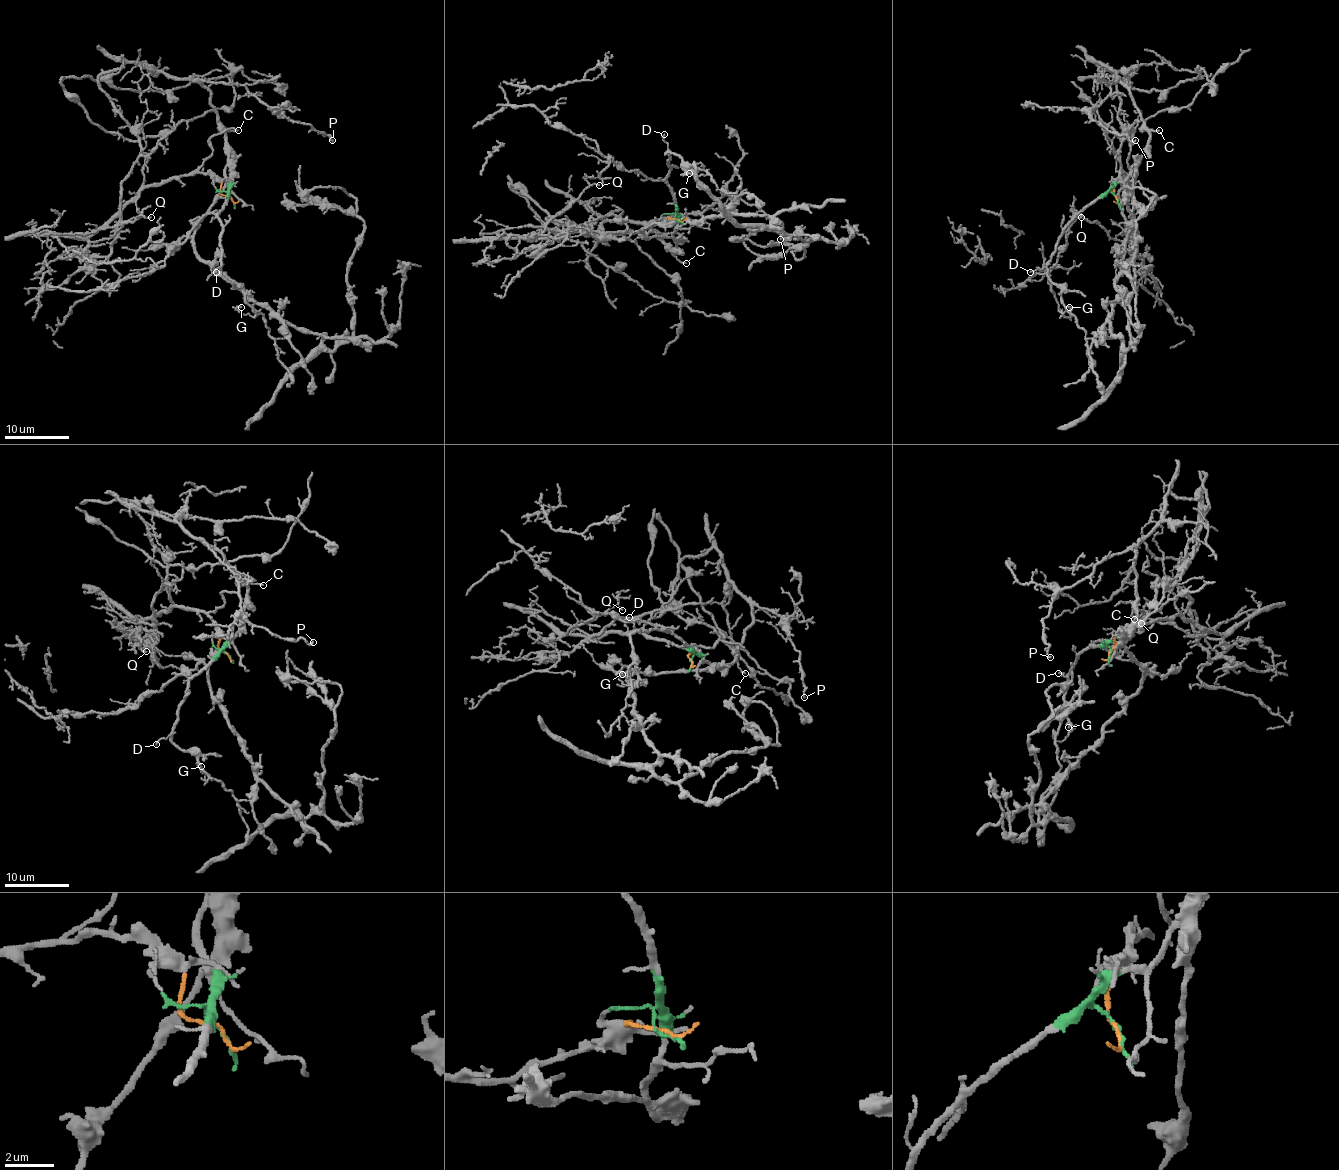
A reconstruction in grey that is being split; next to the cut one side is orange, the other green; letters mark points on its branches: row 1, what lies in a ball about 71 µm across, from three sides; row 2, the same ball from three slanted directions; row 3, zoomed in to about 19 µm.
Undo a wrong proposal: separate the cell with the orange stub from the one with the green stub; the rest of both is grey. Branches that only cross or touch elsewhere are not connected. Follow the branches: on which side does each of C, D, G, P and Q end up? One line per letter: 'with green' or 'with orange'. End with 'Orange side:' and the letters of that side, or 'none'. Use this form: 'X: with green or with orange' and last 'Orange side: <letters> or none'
C: with green
D: with green
G: with green
P: with green
Q: with orange
Orange side: Q

